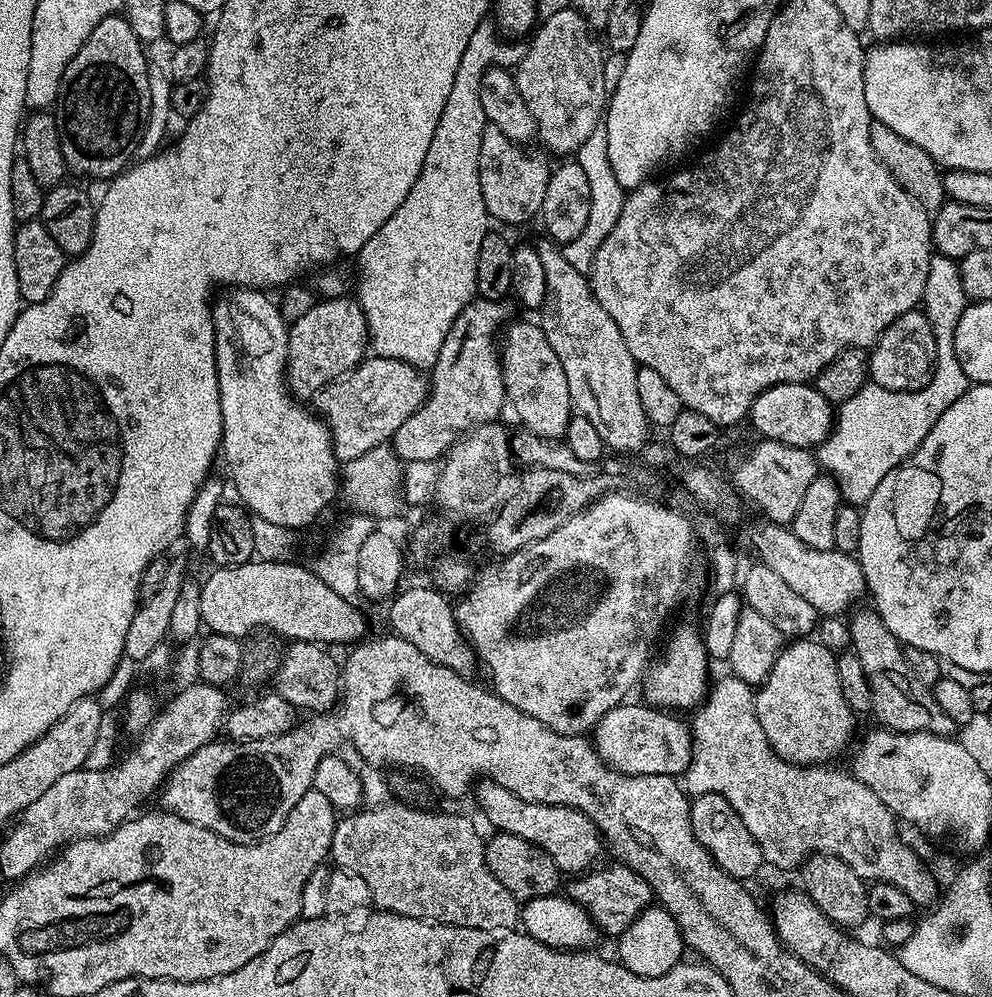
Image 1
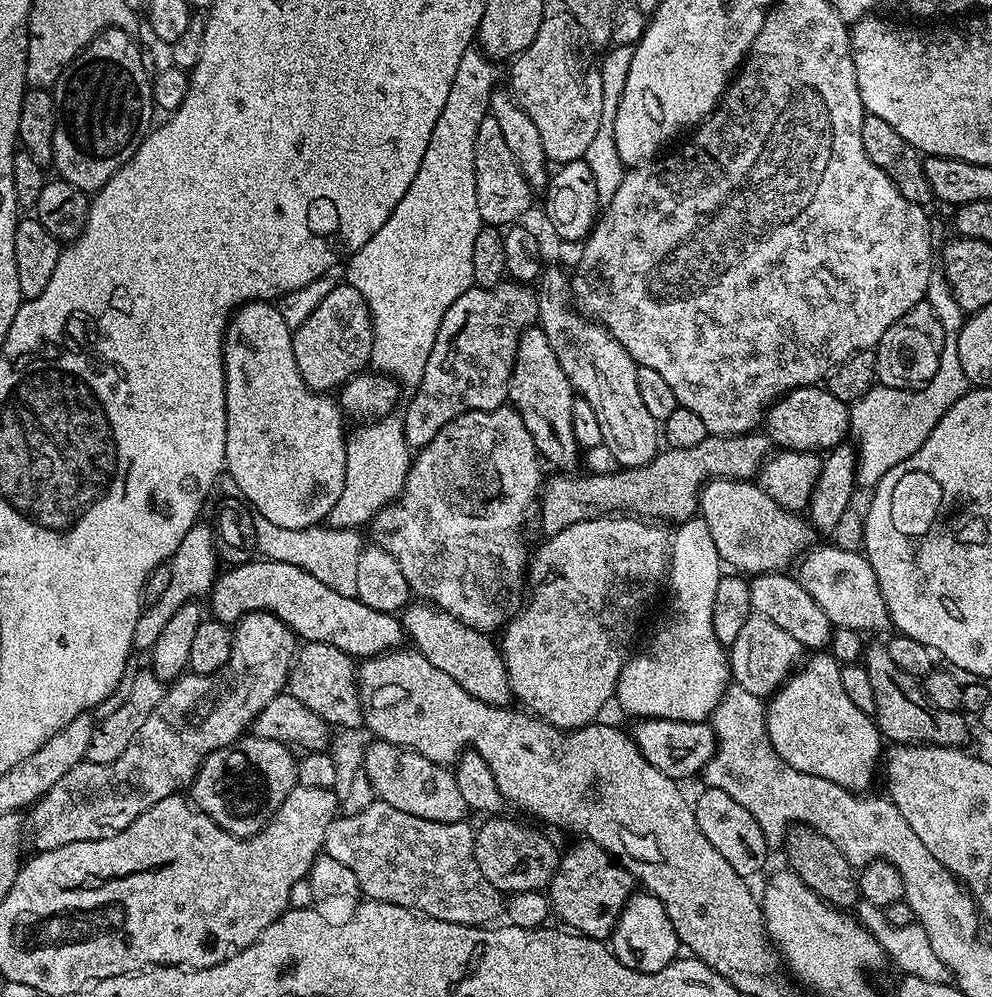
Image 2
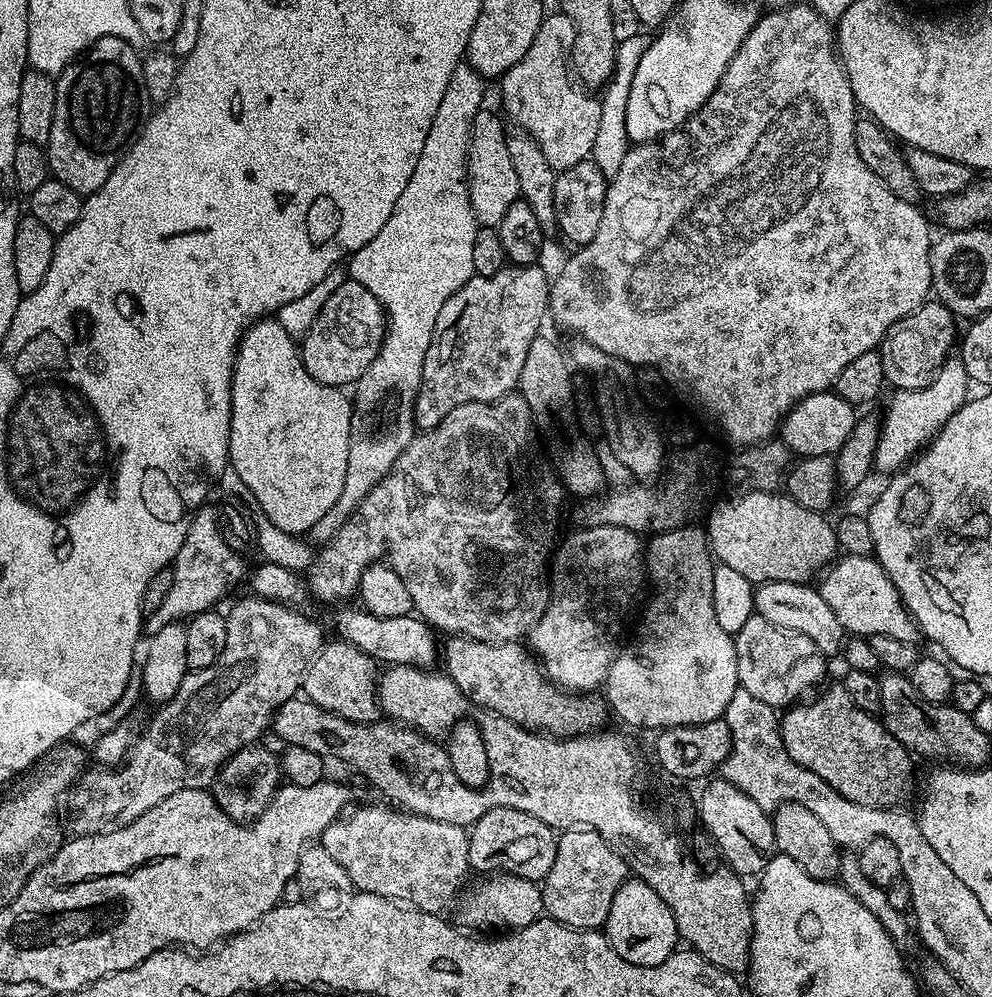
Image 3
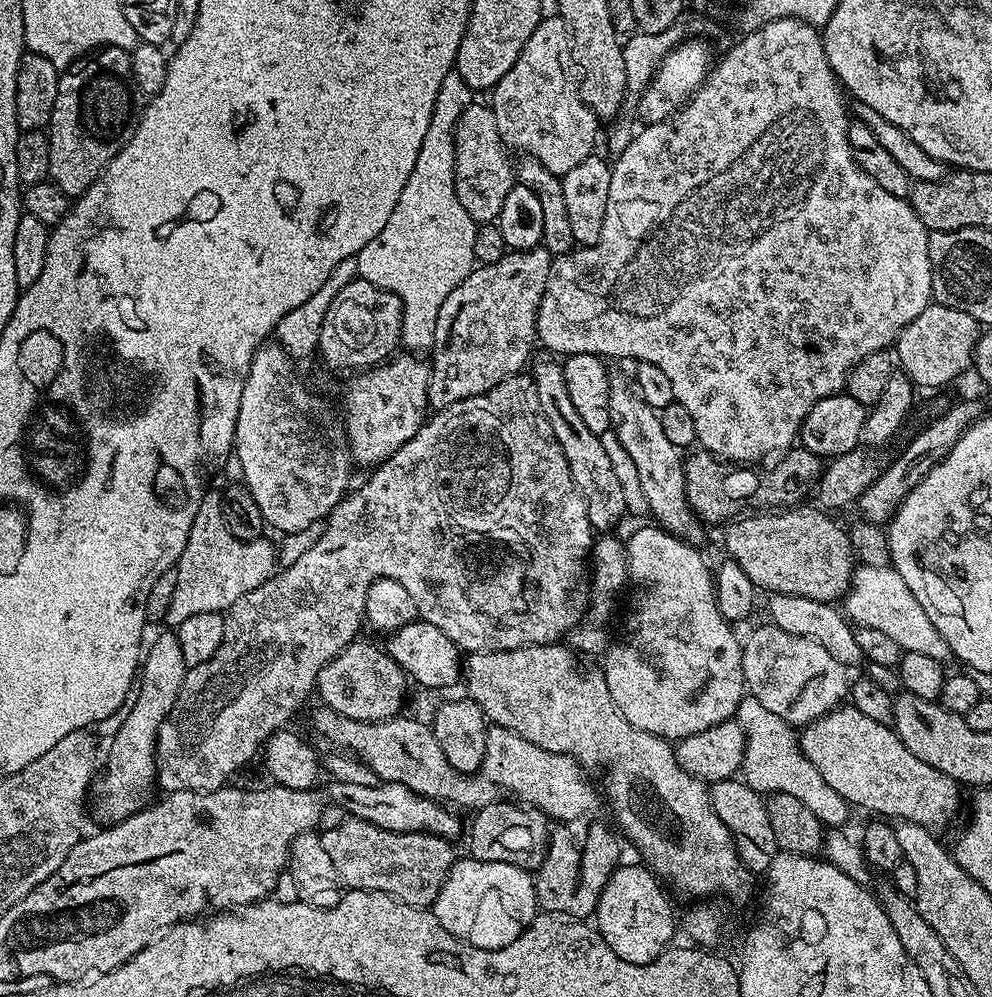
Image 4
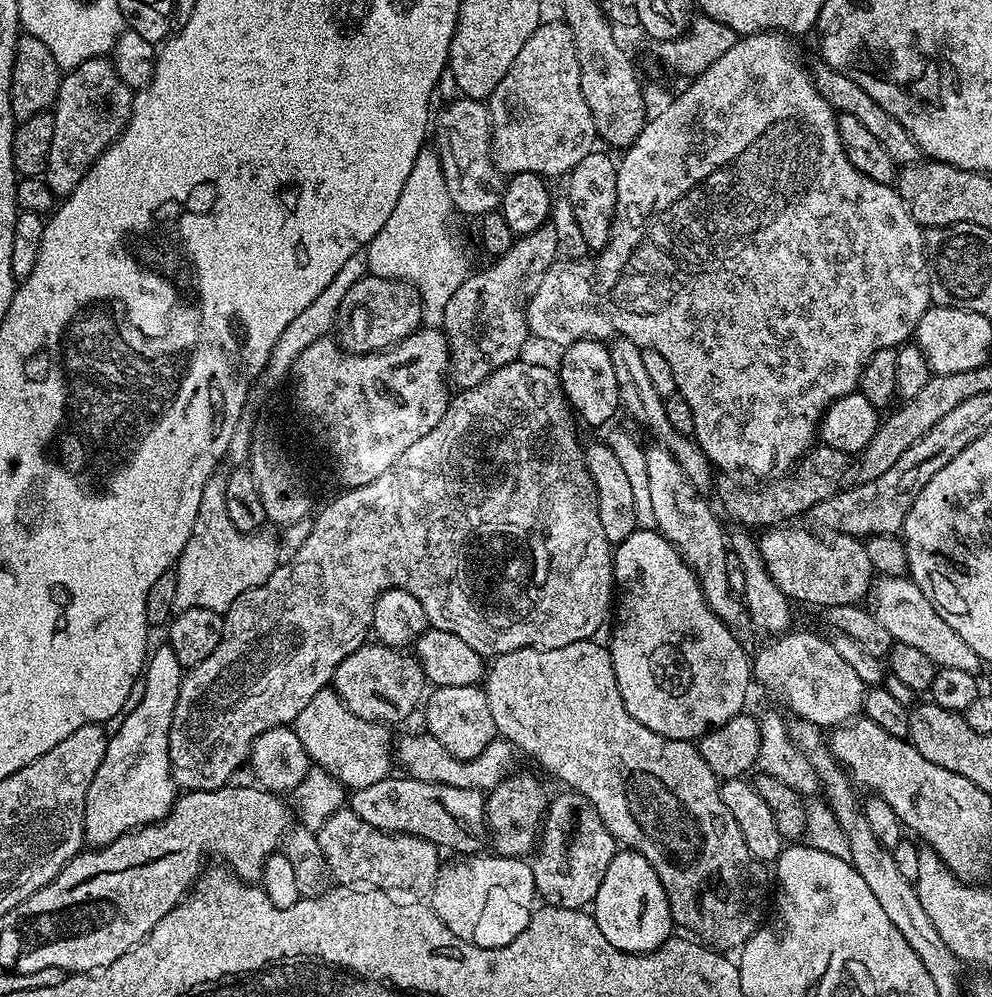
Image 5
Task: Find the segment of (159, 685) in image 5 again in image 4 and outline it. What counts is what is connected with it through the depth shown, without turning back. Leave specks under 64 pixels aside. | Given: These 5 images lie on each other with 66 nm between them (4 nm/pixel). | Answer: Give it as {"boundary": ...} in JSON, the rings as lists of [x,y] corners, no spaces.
{"boundary":[[[164,630],[161,636],[153,638],[149,648],[147,645],[138,669],[138,679],[141,682],[138,699],[134,710],[119,727],[118,734],[107,745],[108,761],[105,764],[103,761],[102,764],[103,772],[105,768],[104,777],[102,772],[95,789],[94,808],[97,816],[104,820],[103,823],[122,821],[147,805],[150,798],[148,796],[154,789],[158,730],[162,722],[166,722],[170,710],[174,710],[174,702],[178,702],[178,690],[182,690],[182,682],[188,669],[175,631]]]}

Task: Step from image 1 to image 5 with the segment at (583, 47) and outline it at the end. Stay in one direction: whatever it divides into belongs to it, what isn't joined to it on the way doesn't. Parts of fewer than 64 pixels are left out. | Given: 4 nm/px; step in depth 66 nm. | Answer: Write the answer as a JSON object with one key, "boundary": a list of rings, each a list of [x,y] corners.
{"boundary":[[[542,22],[538,25],[534,34],[526,38],[526,46],[522,46],[522,50],[518,50],[518,58],[514,58],[514,66],[506,70],[506,78],[498,82],[486,103],[492,119],[492,161],[501,174],[537,172],[545,178],[564,178],[574,166],[578,166],[578,162],[582,162],[582,158],[586,158],[586,154],[597,147],[594,118],[586,98],[582,98],[574,38],[568,25],[563,22]]]}

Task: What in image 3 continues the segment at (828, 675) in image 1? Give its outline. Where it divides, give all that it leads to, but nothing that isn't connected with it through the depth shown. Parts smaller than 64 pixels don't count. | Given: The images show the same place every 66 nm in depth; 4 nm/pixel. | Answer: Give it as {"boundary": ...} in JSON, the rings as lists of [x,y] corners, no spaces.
{"boundary":[[[836,682],[833,688],[827,688],[819,693],[821,696],[817,700],[809,699],[807,702],[797,703],[779,717],[780,737],[786,746],[786,754],[790,754],[790,758],[794,758],[798,766],[818,774],[818,778],[838,790],[842,798],[858,802],[858,806],[894,808],[903,805],[903,800],[911,794],[912,787],[916,784],[912,777],[913,757],[908,749],[901,746],[898,738],[894,738],[894,734],[890,734],[887,726],[873,713],[858,710],[858,706],[854,706],[854,701],[850,699],[850,694],[846,694],[843,683]]]}

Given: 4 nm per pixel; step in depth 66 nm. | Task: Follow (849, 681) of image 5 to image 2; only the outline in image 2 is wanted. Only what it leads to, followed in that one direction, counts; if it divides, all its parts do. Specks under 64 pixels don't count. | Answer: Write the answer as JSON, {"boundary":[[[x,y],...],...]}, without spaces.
{"boundary":[[[753,614],[746,619],[746,624],[738,633],[730,647],[730,676],[735,687],[742,690],[750,690],[750,694],[761,698],[771,697],[784,684],[784,681],[797,671],[798,665],[805,659],[806,649],[793,635],[774,625],[766,617]]]}

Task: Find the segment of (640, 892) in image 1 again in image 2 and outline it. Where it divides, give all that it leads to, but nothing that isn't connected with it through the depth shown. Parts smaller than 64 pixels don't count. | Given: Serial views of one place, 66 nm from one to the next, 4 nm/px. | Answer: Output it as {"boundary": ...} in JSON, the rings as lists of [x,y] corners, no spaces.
{"boundary":[[[587,838],[581,841],[581,844],[574,845],[568,853],[565,851],[561,855],[546,895],[551,911],[561,920],[561,925],[581,936],[589,936],[591,940],[607,941],[616,929],[626,902],[634,894],[634,881],[620,861],[612,857],[601,844]]]}

